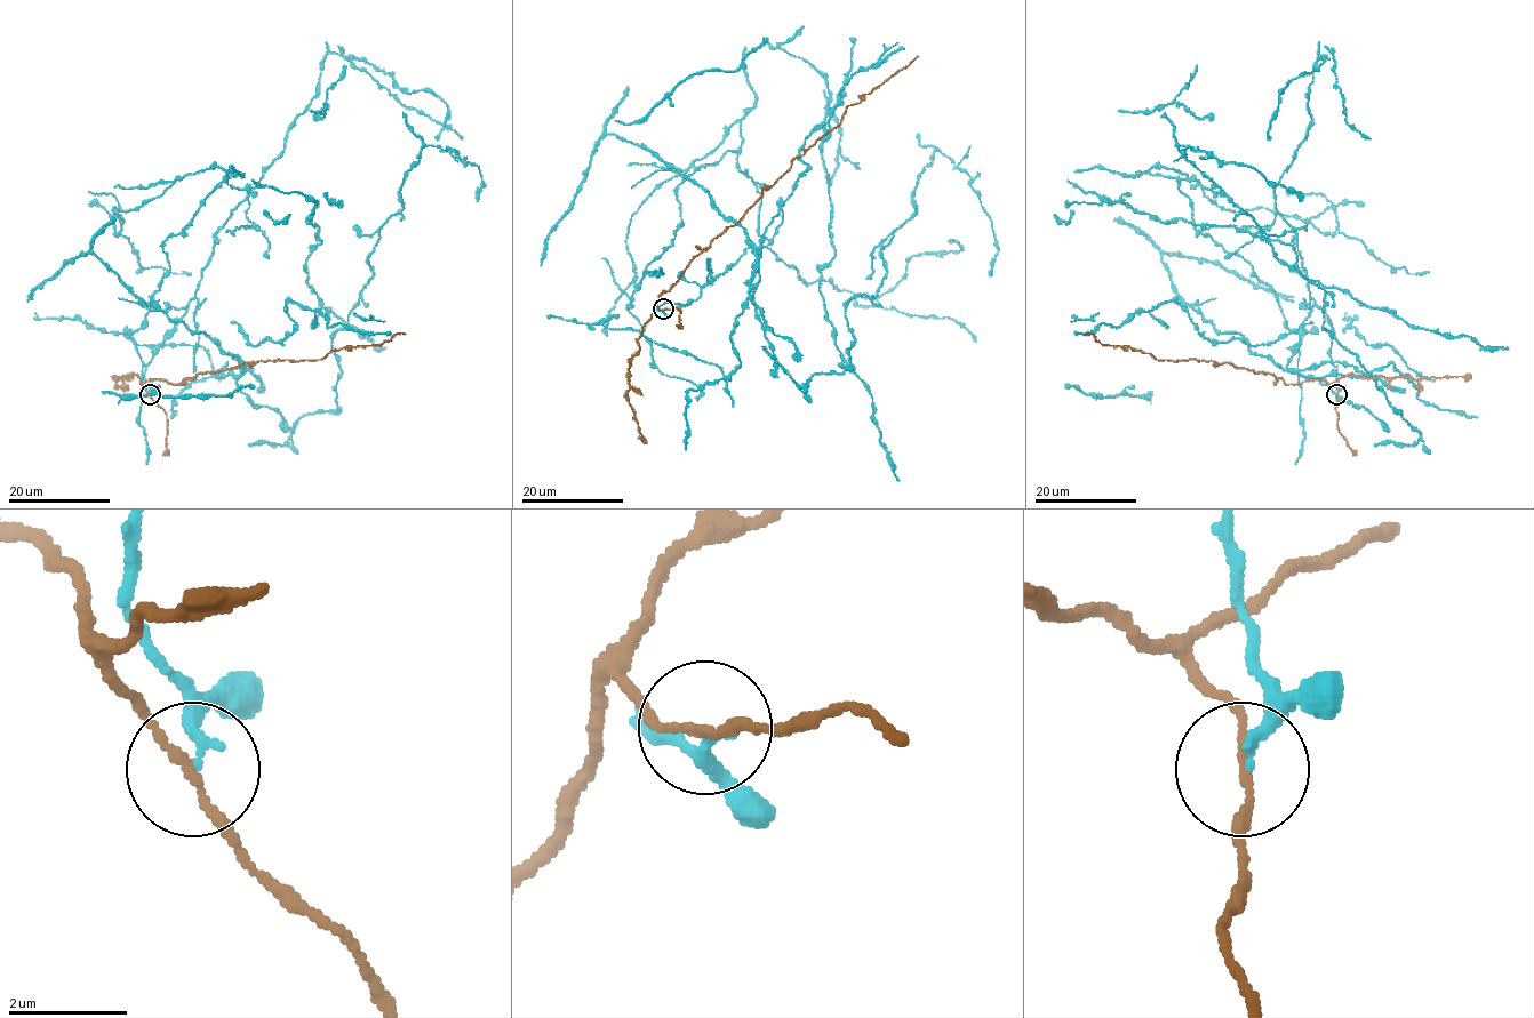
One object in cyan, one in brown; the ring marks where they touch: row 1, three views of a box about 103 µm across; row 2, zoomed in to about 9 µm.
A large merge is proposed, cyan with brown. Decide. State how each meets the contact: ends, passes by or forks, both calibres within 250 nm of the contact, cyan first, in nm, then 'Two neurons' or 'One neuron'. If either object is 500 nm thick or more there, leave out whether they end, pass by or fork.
At the ring cyan ends. At the ring brown passes by. Thickness 170 nm (cyan) against 130 nm. Two neurons

